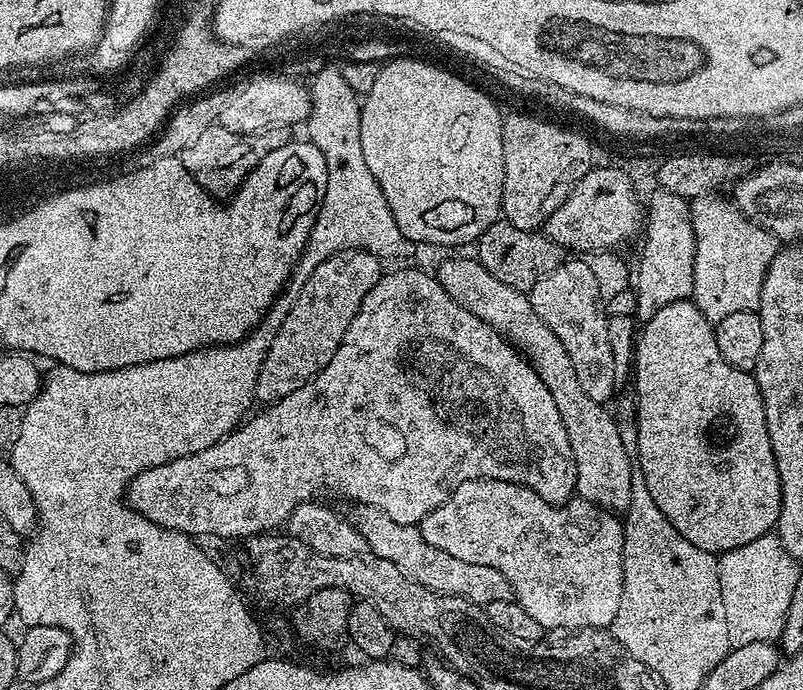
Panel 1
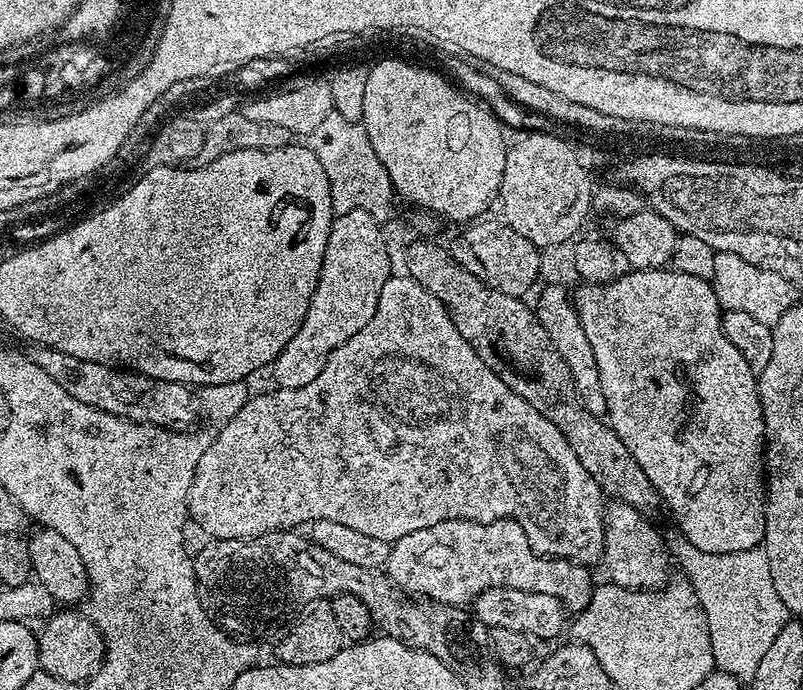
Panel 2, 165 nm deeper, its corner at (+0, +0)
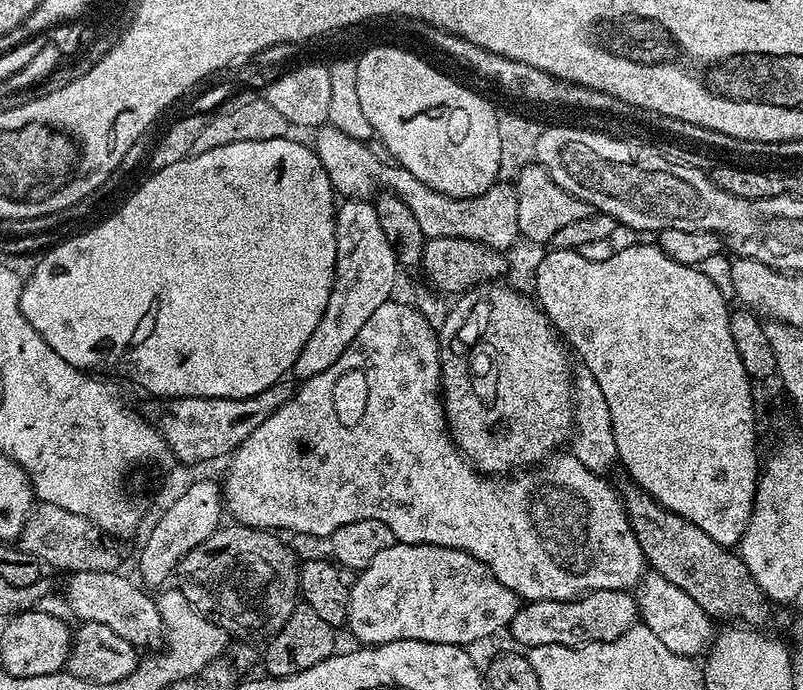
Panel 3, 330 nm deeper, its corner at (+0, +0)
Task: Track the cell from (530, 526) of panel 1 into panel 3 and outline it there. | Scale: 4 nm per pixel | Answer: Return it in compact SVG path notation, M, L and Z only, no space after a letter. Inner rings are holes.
M399 542L392 543L386 550L381 550L375 558L374 562L370 562L370 566L359 569L360 576L355 581L351 581L348 590L348 618L346 628L352 631L352 636L364 646L374 644L385 644L386 642L398 642L399 640L417 640L418 642L434 642L435 644L459 644L461 646L473 646L479 640L484 640L487 636L492 636L495 632L500 632L511 625L514 614L518 614L518 610L522 606L519 596L514 594L514 590L510 590L506 586L502 586L502 582L498 582L498 578L492 576L492 572L488 569L488 565L483 564L478 558L474 558L470 554L466 554L462 550L454 550L446 546L434 546L433 544L401 544Z

